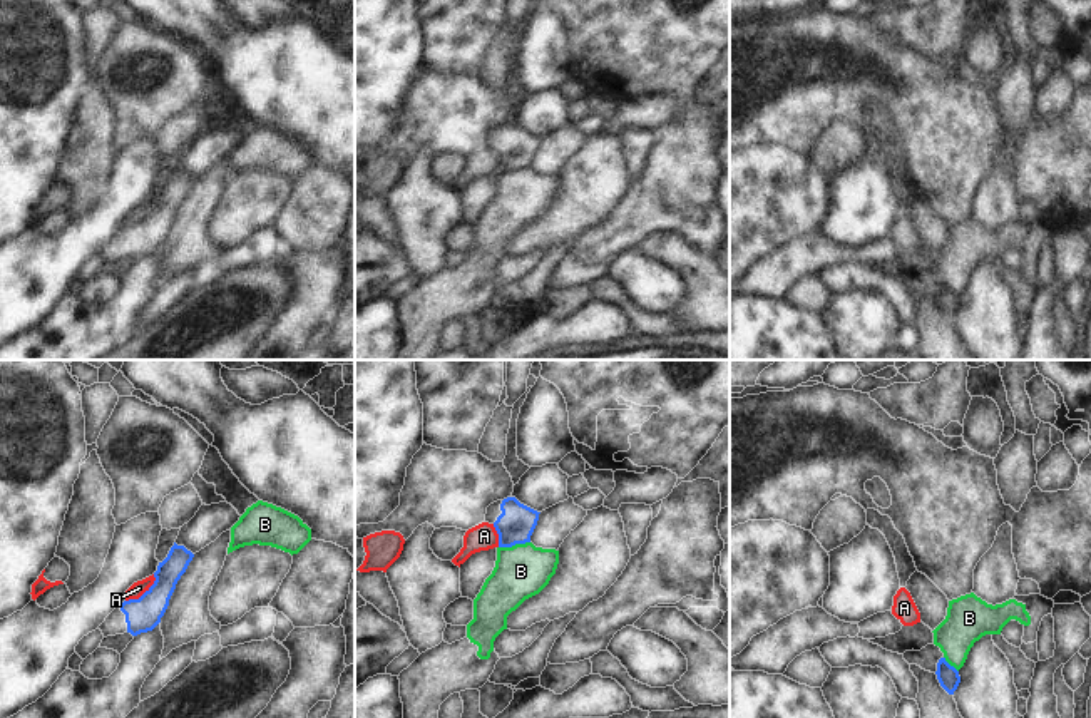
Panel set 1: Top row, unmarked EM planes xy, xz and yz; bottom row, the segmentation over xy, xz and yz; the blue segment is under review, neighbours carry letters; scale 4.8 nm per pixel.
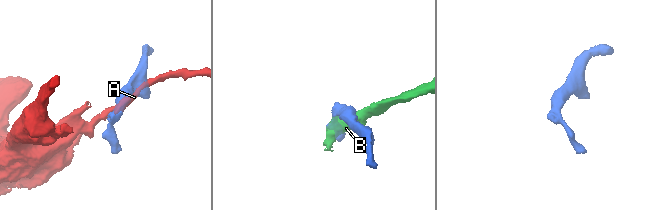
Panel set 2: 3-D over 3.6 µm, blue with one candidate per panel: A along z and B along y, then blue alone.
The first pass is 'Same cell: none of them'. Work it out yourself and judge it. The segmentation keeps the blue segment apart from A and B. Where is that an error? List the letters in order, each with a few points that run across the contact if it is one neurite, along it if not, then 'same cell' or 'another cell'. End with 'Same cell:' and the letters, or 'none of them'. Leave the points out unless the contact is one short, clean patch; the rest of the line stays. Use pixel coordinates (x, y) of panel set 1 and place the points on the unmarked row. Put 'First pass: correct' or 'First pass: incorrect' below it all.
A: line xy (154, 200), (154, 206), (138, 223), (126, 226); another cell
B: another cell
Same cell: none of them
First pass: correct

